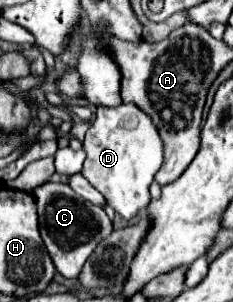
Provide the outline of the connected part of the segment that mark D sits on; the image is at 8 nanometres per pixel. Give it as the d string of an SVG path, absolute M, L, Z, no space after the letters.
M134 104L120 106L98 106L96 120L86 132L84 150L88 154L82 176L104 194L108 206L112 206L124 220L132 220L140 210L148 208L150 192L148 186L154 180L154 174L162 166L162 142L156 134L156 126L146 114L140 112Z

